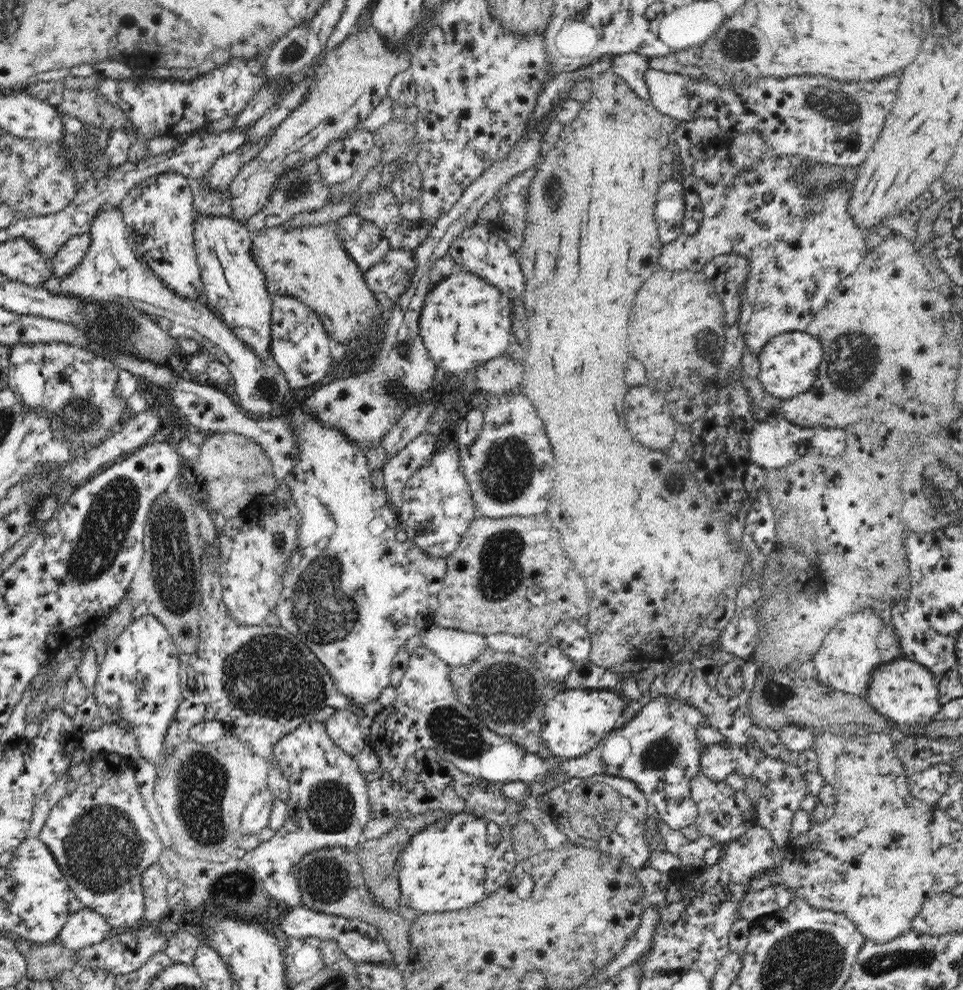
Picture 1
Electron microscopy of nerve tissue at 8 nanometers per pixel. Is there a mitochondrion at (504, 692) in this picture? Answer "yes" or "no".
yes

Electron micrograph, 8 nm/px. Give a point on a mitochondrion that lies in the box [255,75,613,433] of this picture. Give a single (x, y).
(551, 188)

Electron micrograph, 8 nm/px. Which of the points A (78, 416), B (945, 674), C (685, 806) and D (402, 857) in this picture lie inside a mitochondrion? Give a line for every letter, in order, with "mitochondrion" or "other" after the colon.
A: mitochondrion
B: other
C: other
D: other

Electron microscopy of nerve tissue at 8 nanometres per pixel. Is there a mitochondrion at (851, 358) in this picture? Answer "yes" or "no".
yes

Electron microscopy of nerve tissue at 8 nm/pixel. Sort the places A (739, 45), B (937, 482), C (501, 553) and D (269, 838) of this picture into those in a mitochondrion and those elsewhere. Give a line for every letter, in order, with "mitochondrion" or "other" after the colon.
A: mitochondrion
B: mitochondrion
C: mitochondrion
D: other

